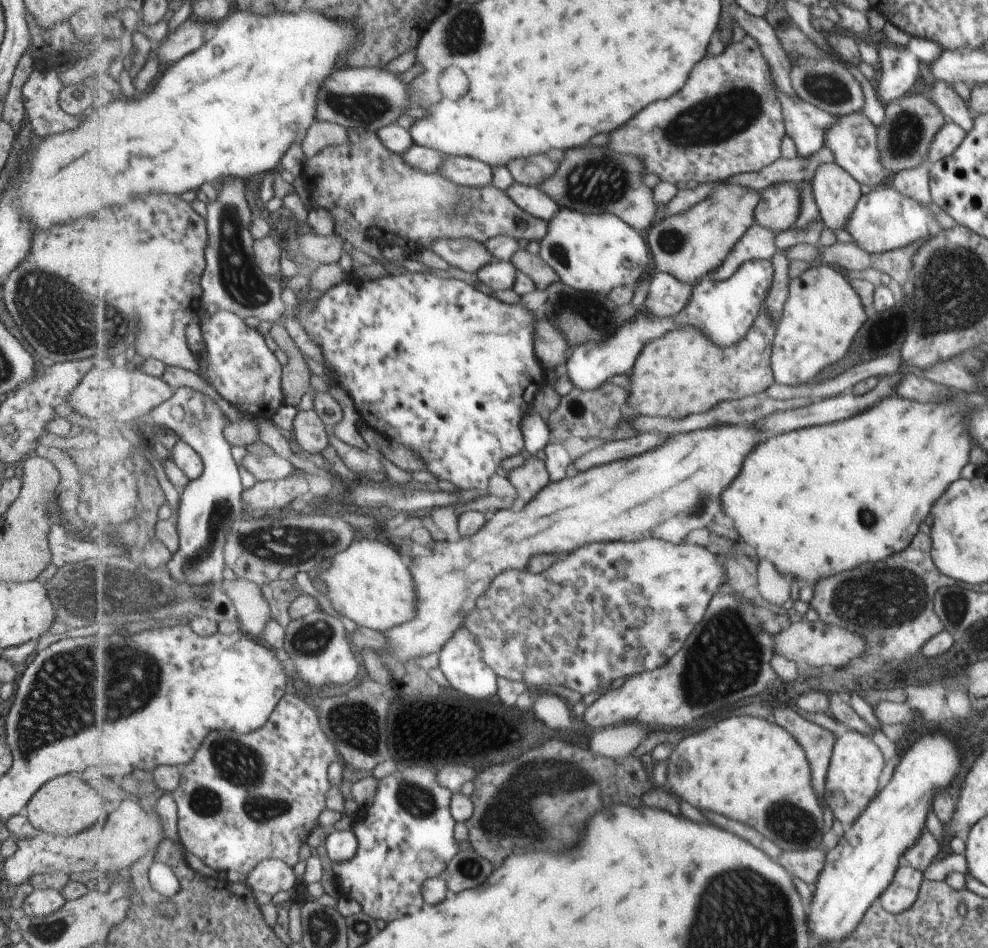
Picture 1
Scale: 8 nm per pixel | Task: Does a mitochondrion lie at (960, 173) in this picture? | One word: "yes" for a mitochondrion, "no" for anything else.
no

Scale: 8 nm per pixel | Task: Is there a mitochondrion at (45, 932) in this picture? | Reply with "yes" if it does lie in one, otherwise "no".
yes

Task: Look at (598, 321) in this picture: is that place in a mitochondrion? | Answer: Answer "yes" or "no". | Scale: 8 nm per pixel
yes

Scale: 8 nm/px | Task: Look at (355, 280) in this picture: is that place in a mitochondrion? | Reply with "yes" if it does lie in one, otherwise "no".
no

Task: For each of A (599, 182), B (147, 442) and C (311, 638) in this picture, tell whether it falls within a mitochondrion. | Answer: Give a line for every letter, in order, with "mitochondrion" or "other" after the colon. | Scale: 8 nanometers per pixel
A: mitochondrion
B: other
C: mitochondrion

